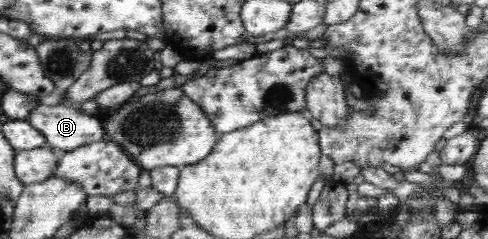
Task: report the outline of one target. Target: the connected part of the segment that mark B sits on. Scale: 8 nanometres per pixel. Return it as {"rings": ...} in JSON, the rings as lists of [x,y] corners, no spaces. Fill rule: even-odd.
{"rings":[[[42,103],[28,117],[28,120],[44,136],[45,146],[57,152],[74,151],[78,147],[92,145],[92,143],[98,143],[107,138],[104,125],[96,114],[88,114],[79,107],[66,106],[64,103],[56,106],[47,106],[46,103]]]}

